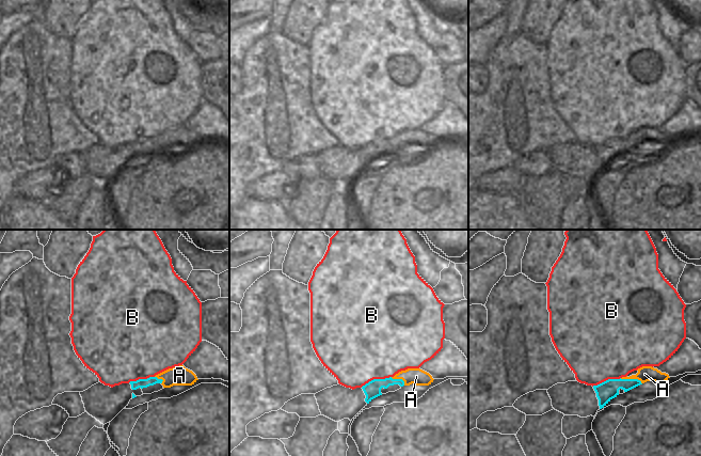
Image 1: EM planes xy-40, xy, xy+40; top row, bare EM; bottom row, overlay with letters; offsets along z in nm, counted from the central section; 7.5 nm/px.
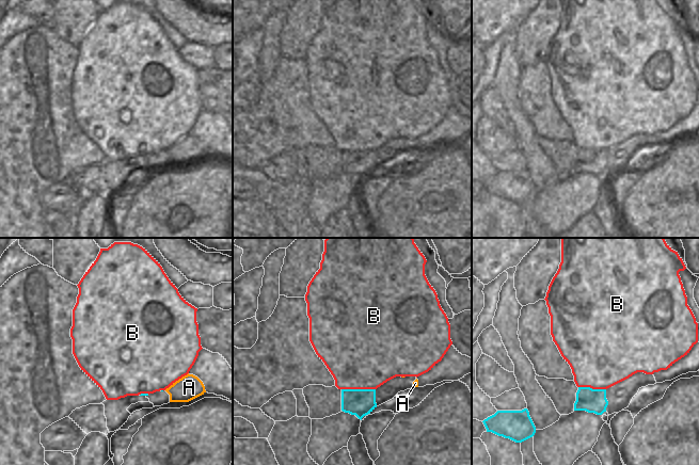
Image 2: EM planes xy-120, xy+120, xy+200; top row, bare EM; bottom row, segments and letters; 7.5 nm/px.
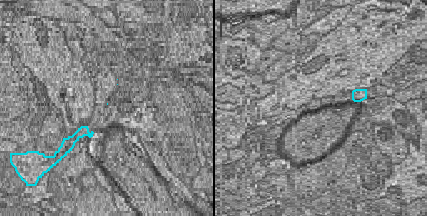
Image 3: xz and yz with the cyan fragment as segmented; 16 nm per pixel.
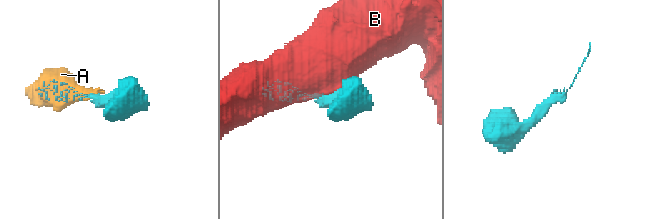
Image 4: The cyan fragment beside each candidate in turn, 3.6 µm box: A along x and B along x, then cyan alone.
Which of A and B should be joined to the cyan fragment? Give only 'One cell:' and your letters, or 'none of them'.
One cell: none of them

